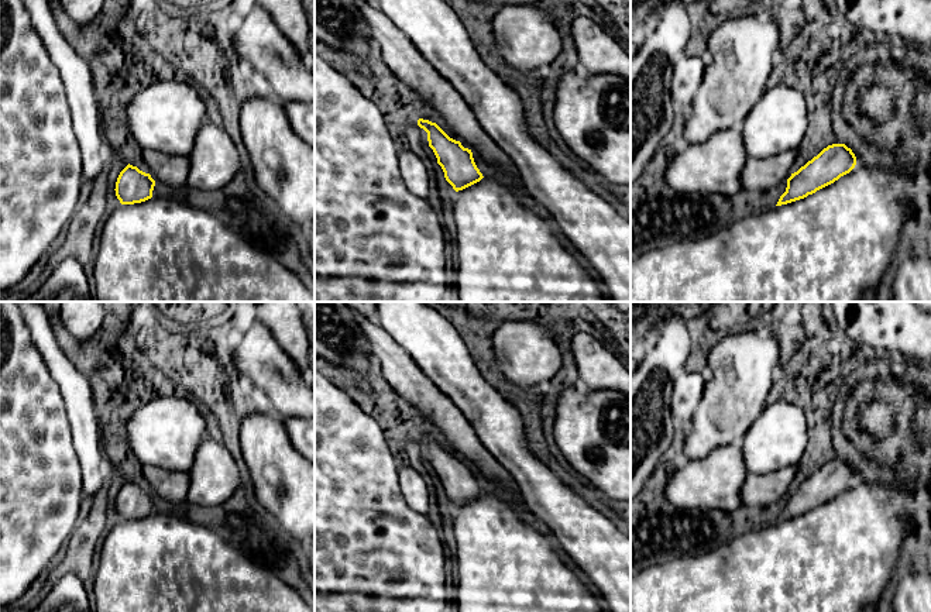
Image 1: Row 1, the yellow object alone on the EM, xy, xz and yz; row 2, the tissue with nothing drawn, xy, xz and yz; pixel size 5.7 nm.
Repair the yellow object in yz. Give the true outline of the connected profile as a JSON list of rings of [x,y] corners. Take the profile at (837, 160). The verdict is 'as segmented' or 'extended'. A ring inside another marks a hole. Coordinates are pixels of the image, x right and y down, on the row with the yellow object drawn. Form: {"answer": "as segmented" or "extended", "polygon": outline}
{"answer": "extended", "polygon": [[[845,144],[828,145],[793,173],[797,157],[798,149],[790,149],[765,159],[749,159],[741,173],[742,190],[765,193],[786,182],[786,192],[776,204],[781,206],[834,183],[856,165],[855,154]]]}

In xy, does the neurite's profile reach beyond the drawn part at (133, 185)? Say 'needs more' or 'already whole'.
needs more

